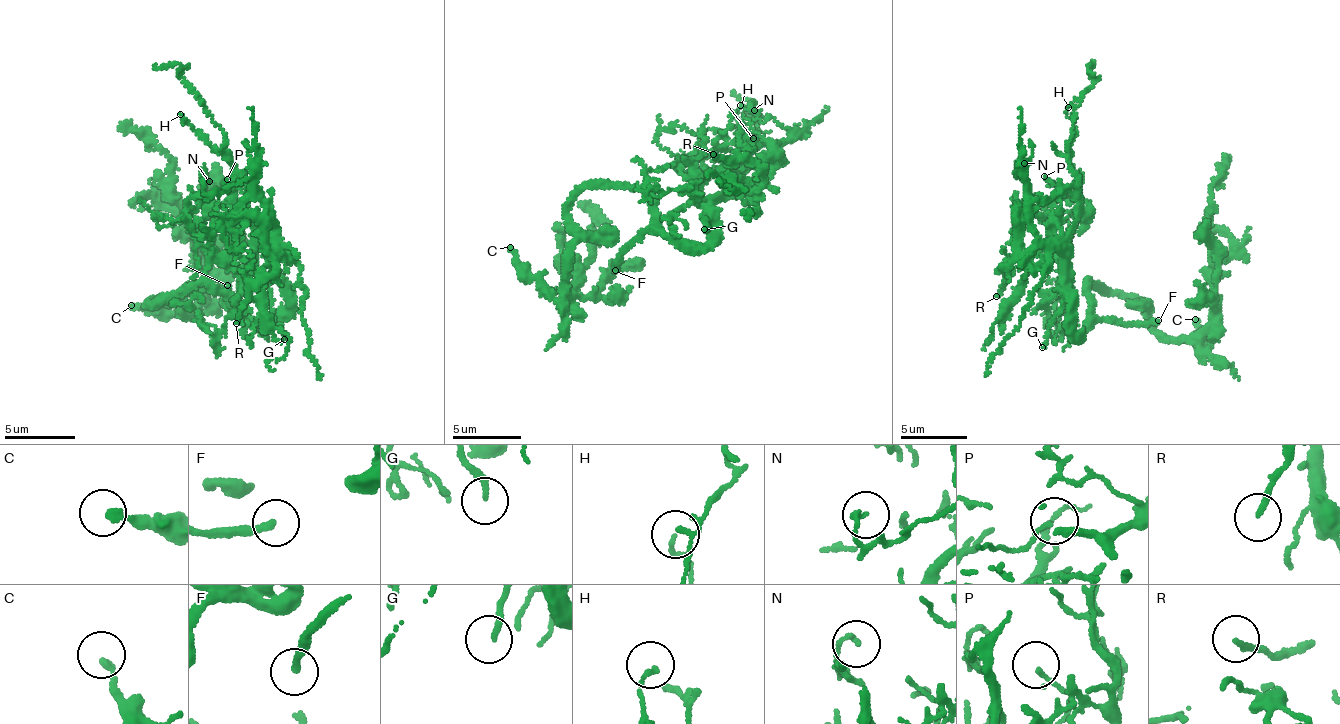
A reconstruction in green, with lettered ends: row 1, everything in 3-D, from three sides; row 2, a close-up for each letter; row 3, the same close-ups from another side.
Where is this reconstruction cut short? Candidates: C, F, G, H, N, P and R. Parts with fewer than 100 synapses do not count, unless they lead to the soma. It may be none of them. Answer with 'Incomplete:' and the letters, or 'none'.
Incomplete: F

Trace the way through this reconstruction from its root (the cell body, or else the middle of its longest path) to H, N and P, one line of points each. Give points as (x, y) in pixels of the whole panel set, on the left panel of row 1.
H: (211, 287), (248, 319), (287, 308), (287, 285), (258, 265), (232, 162), (180, 114)
N: (211, 287), (248, 319), (287, 308), (287, 285), (258, 265), (274, 226), (257, 180), (208, 194), (209, 181)
P: (211, 287), (248, 319), (271, 320), (287, 308), (287, 285), (220, 254), (203, 237), (227, 179)

